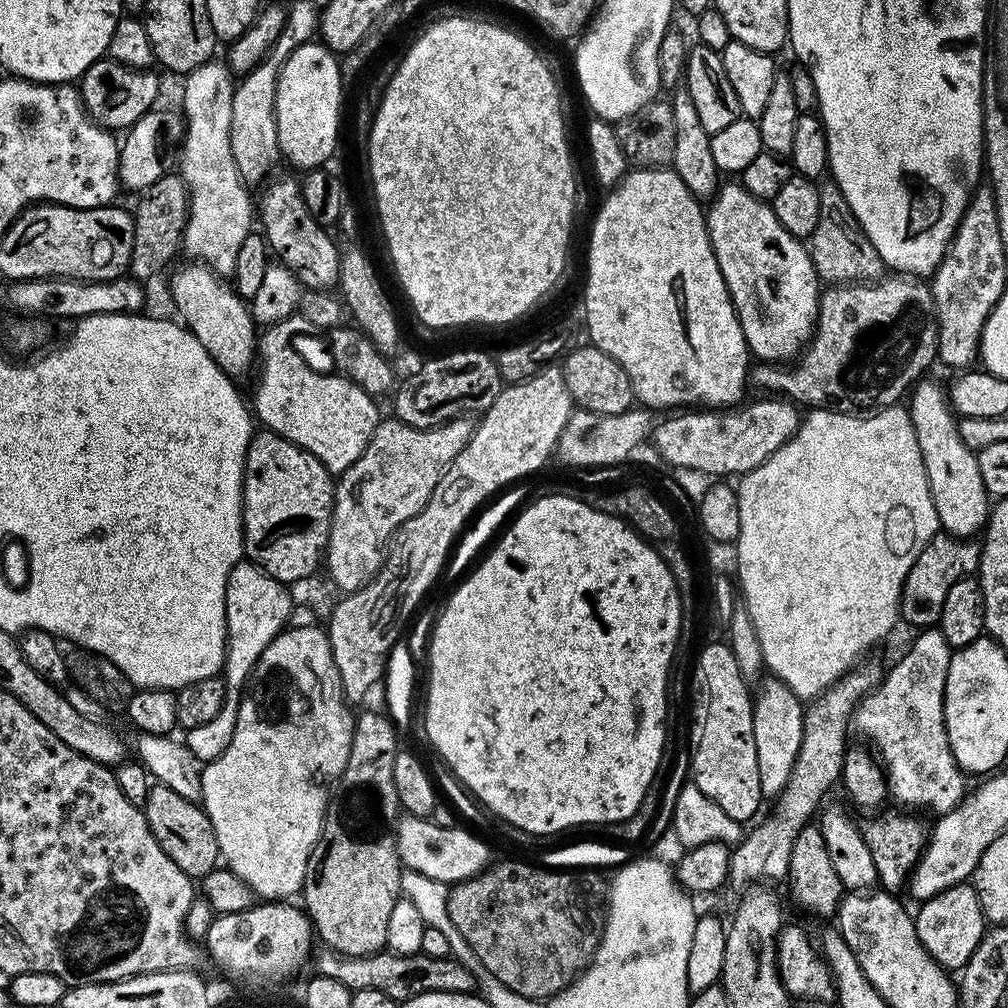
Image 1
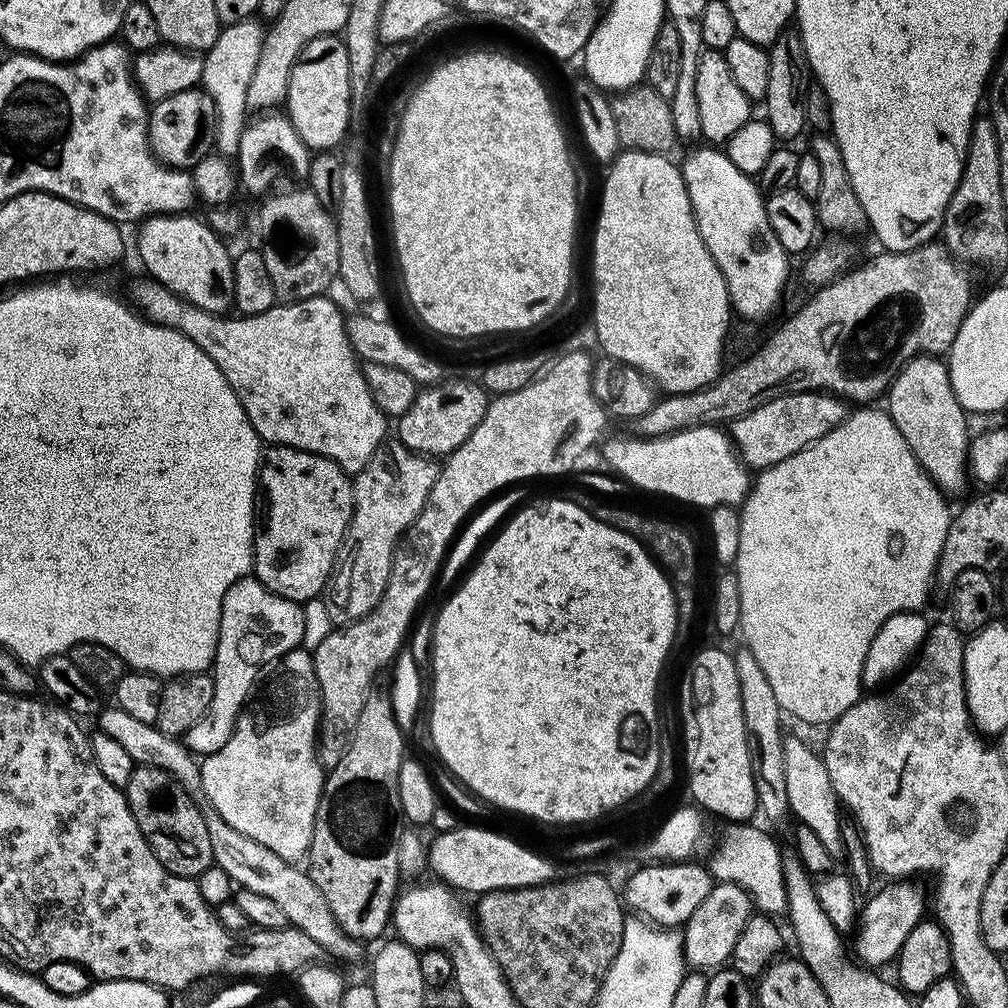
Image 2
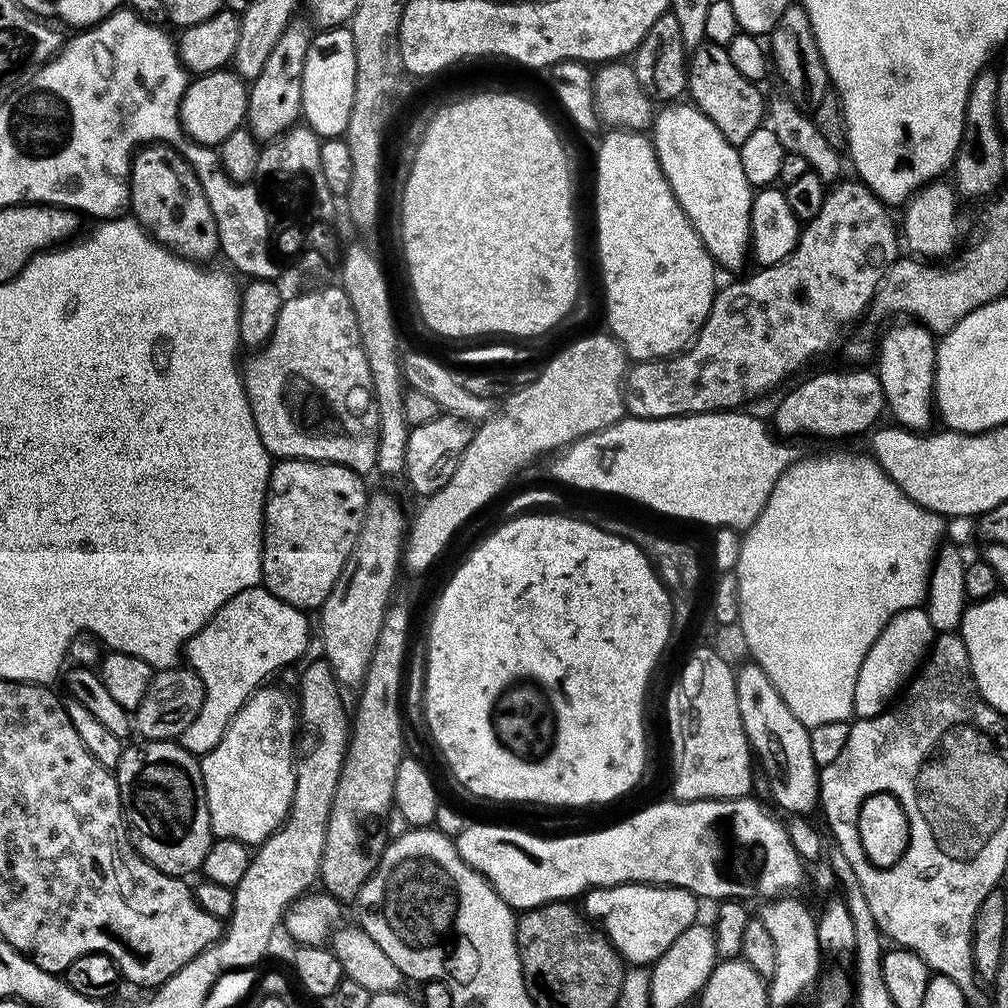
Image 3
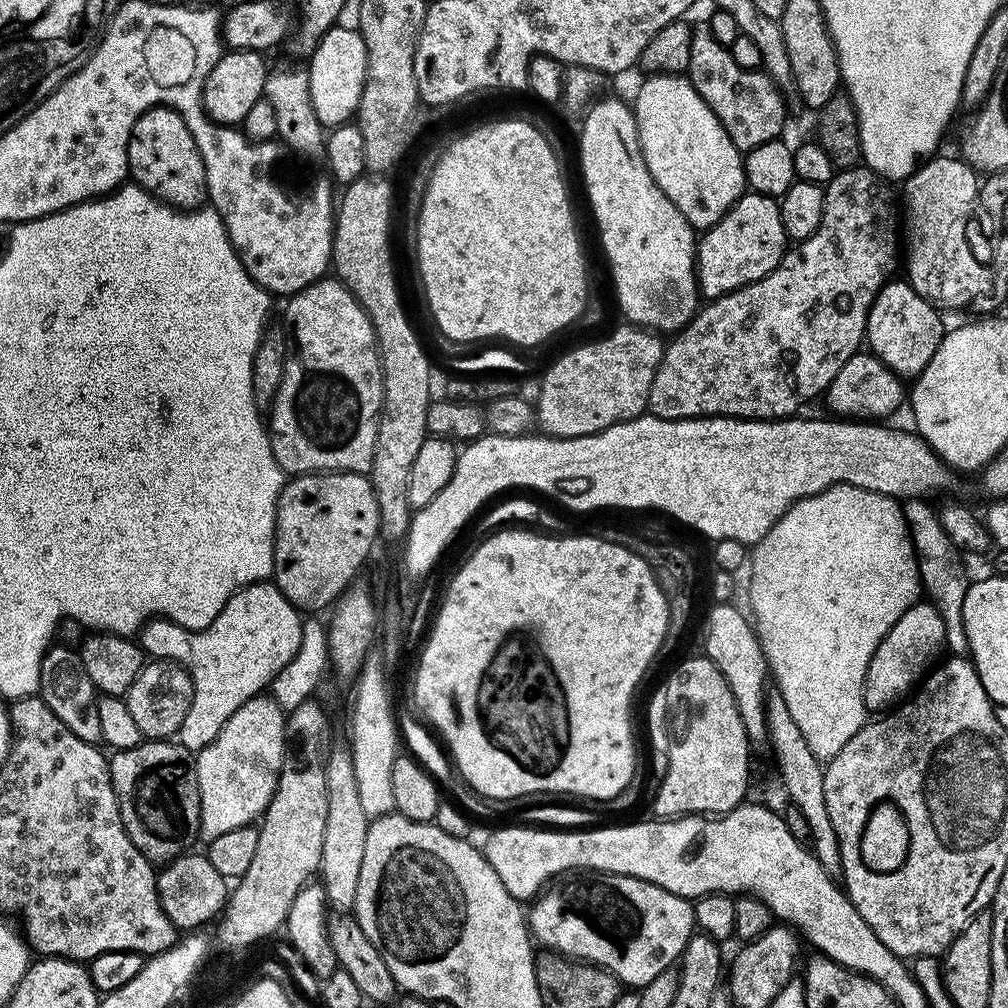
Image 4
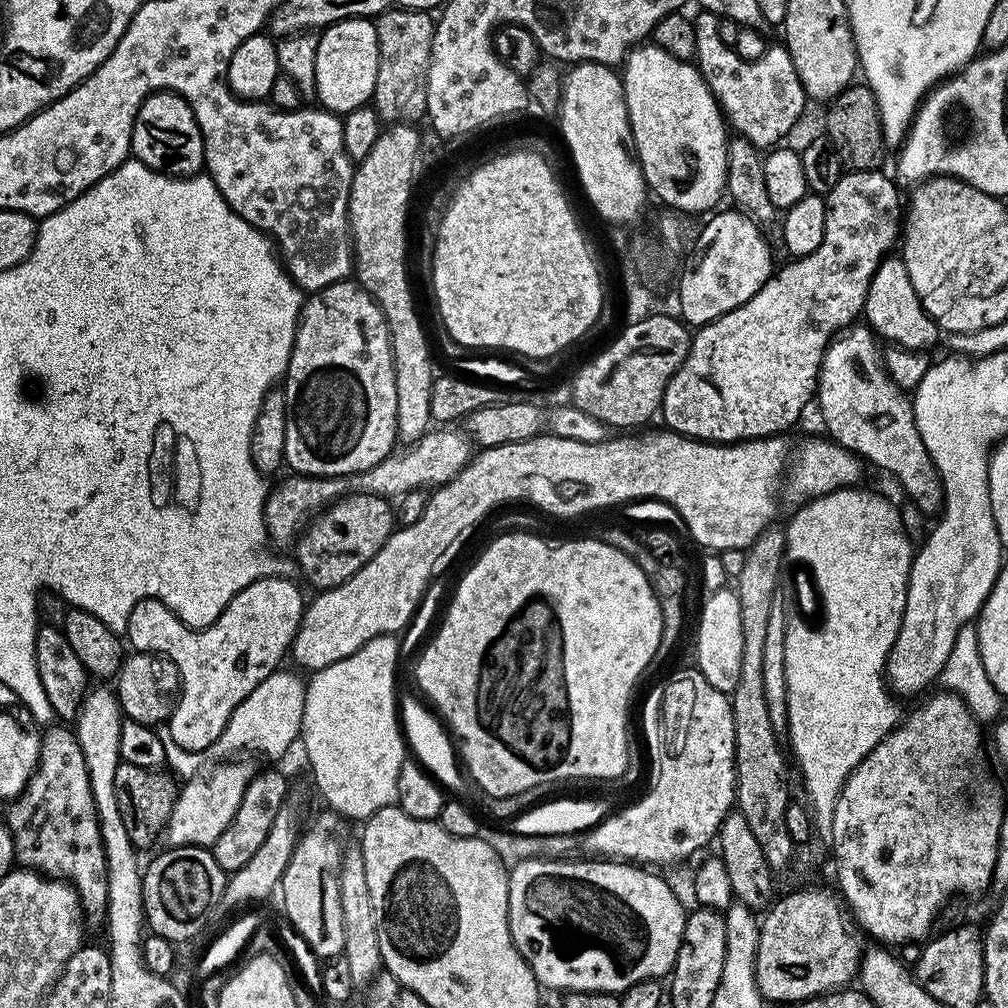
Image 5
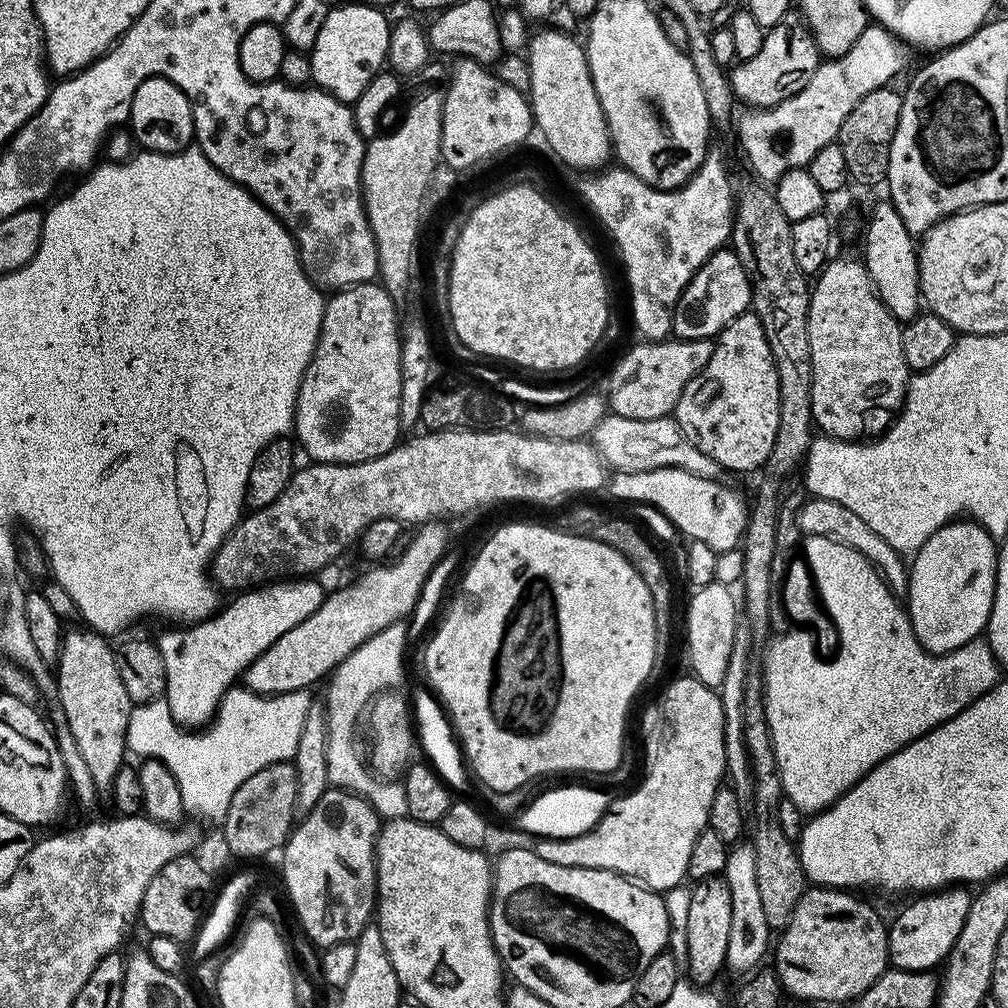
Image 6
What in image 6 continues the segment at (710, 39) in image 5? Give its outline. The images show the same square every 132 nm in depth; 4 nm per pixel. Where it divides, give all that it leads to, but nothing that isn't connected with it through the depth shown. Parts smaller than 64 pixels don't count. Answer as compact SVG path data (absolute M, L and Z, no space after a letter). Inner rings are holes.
M789 14L778 26L767 29L762 42L762 50L754 54L754 58L739 61L731 69L730 79L732 82L732 95L741 105L749 109L773 108L786 98L794 98L798 90L814 78L814 70L822 62L820 51L812 37L812 32L799 15Z

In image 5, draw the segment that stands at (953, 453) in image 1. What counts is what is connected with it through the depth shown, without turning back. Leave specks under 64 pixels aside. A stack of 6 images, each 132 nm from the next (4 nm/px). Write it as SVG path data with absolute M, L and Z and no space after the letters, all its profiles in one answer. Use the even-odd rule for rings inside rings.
M896 254L885 258L872 276L862 316L867 327L871 328L881 341L888 340L884 342L891 342L915 352L931 349L931 344L936 340L936 332L938 333L937 322L923 308L918 294L911 286L910 278L907 277L906 266Z

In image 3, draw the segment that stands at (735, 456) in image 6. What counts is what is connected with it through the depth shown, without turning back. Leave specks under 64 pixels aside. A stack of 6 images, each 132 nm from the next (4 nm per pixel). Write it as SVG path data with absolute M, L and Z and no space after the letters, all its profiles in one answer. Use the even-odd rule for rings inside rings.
M858 178L841 179L835 186L827 189L822 210L818 210L818 218L807 221L806 227L801 231L800 241L796 243L796 249L792 251L787 260L778 262L773 268L760 268L756 270L749 280L736 280L733 284L728 284L719 289L715 298L712 299L712 309L706 318L706 322L700 328L700 333L696 336L694 343L687 350L667 358L658 360L641 360L633 363L629 367L624 377L624 406L629 417L638 420L665 420L671 416L694 416L698 412L722 412L725 410L740 410L751 400L756 400L759 396L764 396L767 392L772 392L787 376L792 376L795 372L800 372L815 356L824 356L827 352L832 352L836 347L845 343L849 335L848 327L859 318L863 312L867 313L872 307L872 299L876 297L876 292L880 284L884 281L884 275L890 270L890 266L898 258L901 241L898 238L898 224L892 221L889 205L880 200L867 188Z

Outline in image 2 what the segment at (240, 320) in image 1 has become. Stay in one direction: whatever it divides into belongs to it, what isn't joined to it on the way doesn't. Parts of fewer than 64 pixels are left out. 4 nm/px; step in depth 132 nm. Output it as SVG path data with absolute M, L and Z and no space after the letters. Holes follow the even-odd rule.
M153 214L139 225L136 252L149 277L166 286L176 296L207 312L227 313L232 304L233 253L214 231L211 223L189 214Z

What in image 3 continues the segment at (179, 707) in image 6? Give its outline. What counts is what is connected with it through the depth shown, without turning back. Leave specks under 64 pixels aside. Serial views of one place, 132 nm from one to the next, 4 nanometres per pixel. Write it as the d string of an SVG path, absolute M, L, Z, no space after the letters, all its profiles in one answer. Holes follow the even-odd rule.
M257 586L250 590L242 590L242 594L234 594L234 598L227 600L222 606L222 610L218 610L218 614L214 614L214 618L210 618L210 622L206 622L206 626L202 626L202 630L198 630L198 634L190 637L182 652L186 657L187 667L193 668L198 674L198 678L202 678L204 701L202 710L198 710L198 718L194 718L194 722L190 722L190 726L186 726L186 730L178 741L187 752L197 758L203 758L210 750L214 750L218 746L218 742L222 742L222 738L226 734L231 720L238 714L239 708L247 702L252 692L255 692L267 681L264 679L271 672L276 672L279 668L286 667L287 664L292 666L297 663L310 639L308 620L304 616L307 615L301 609L282 602L282 598L270 594L267 588Z

